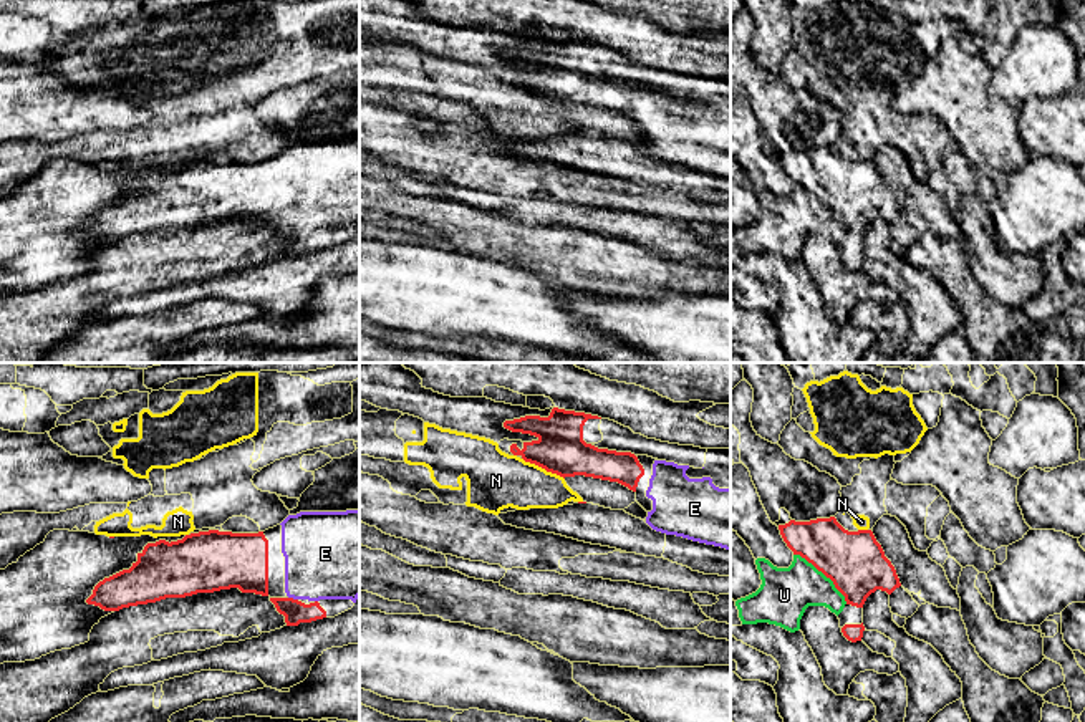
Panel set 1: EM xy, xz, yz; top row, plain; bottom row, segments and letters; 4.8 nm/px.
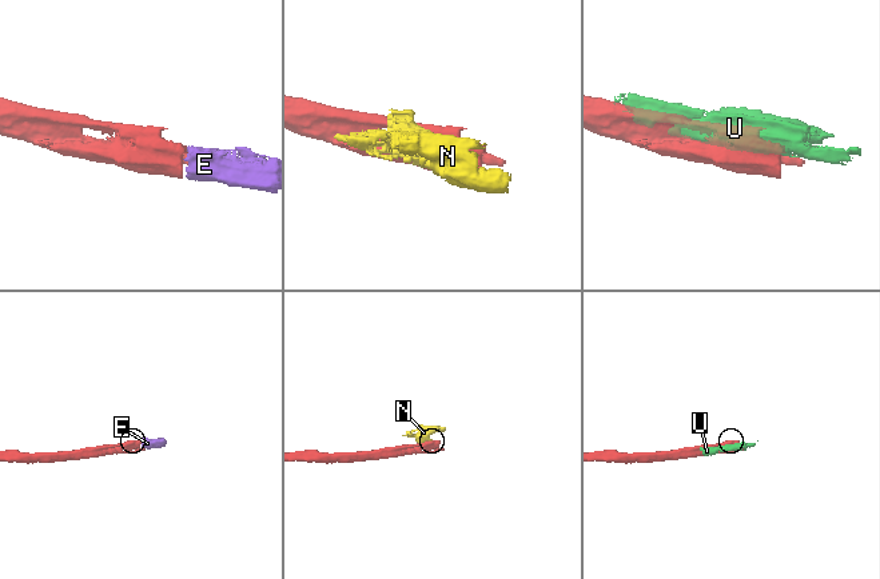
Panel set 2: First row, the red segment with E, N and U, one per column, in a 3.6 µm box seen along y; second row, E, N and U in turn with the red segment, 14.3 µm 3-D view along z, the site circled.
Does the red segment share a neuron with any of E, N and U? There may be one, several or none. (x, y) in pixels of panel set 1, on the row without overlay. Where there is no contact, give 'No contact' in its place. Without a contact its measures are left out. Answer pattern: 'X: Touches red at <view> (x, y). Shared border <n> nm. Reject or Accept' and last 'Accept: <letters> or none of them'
E: Touches red at xy (292, 227). Shared border 50 nm. Accept
N: Touches red at xz (544, 96). Shared border 240 nm. Reject
U: Touches red at yz (824, 202). Shared border 360 nm. Reject
Accept: E

